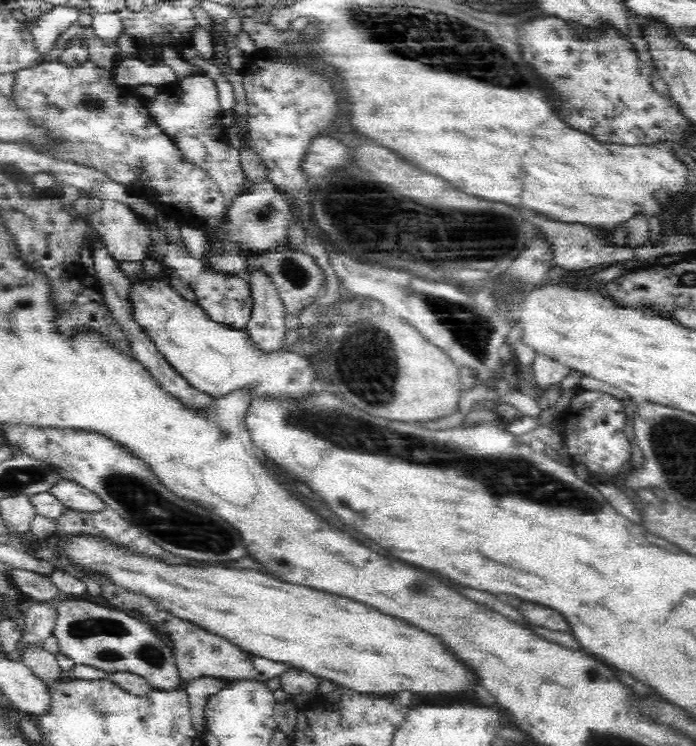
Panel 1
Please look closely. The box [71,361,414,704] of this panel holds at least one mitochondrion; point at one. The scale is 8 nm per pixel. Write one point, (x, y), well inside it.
(184, 528)

